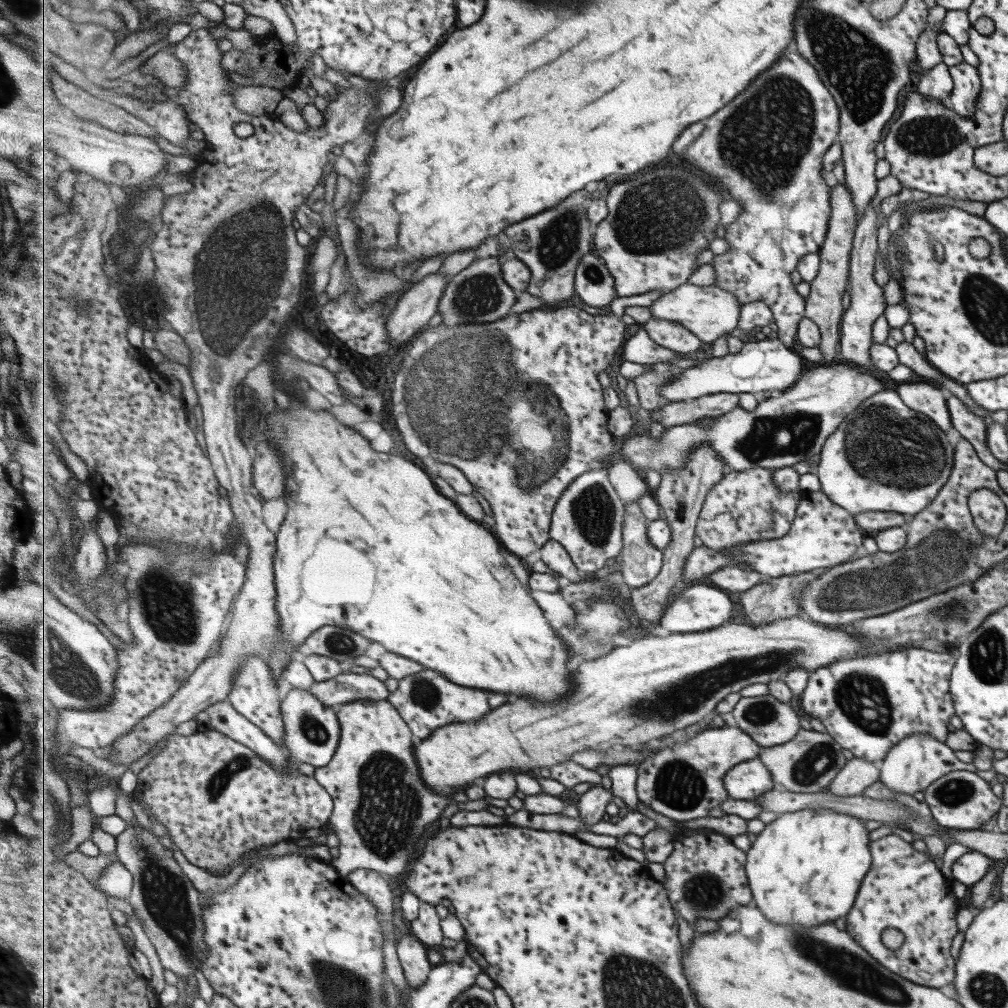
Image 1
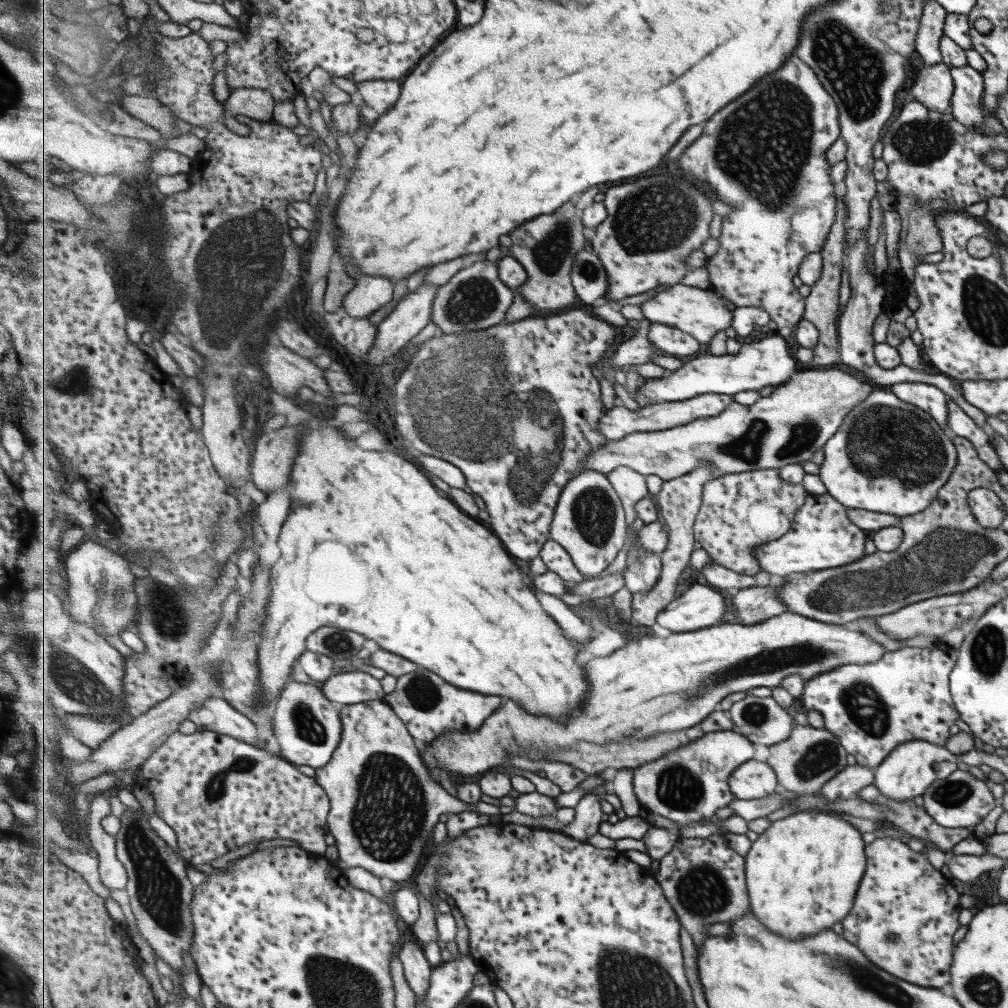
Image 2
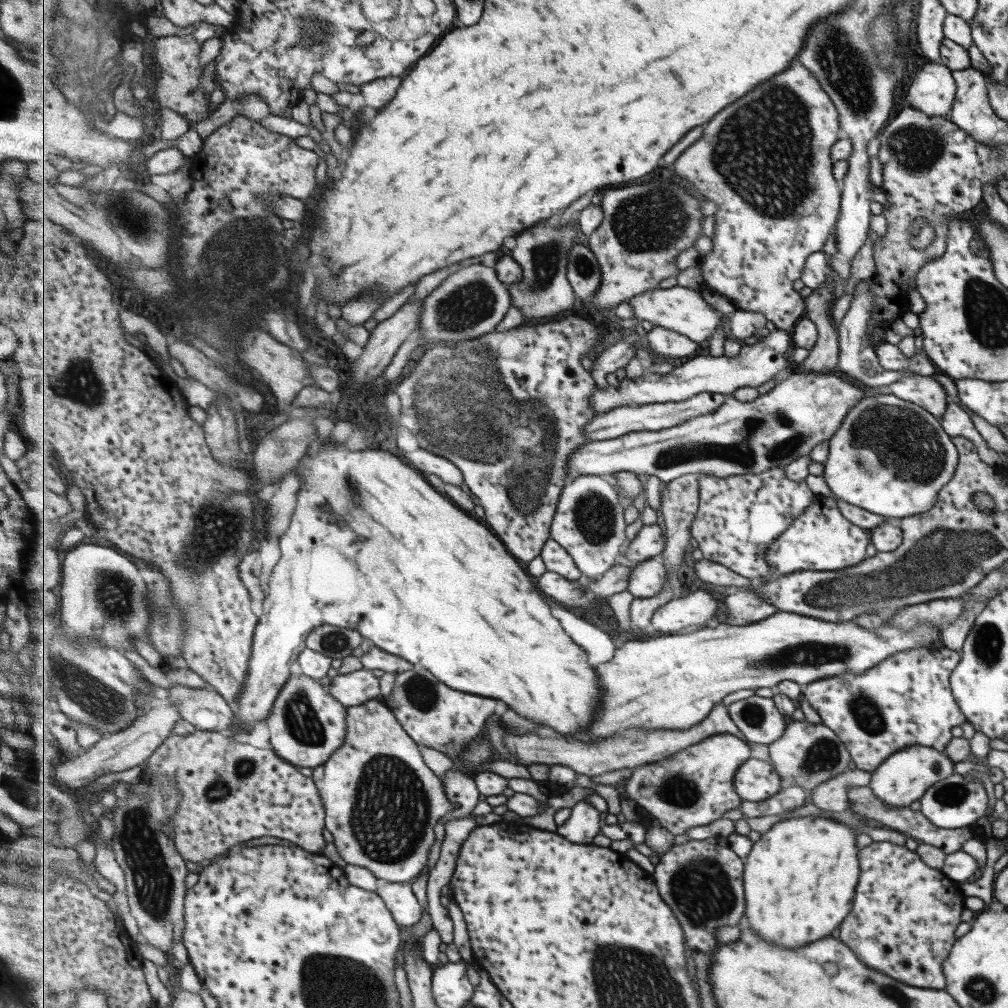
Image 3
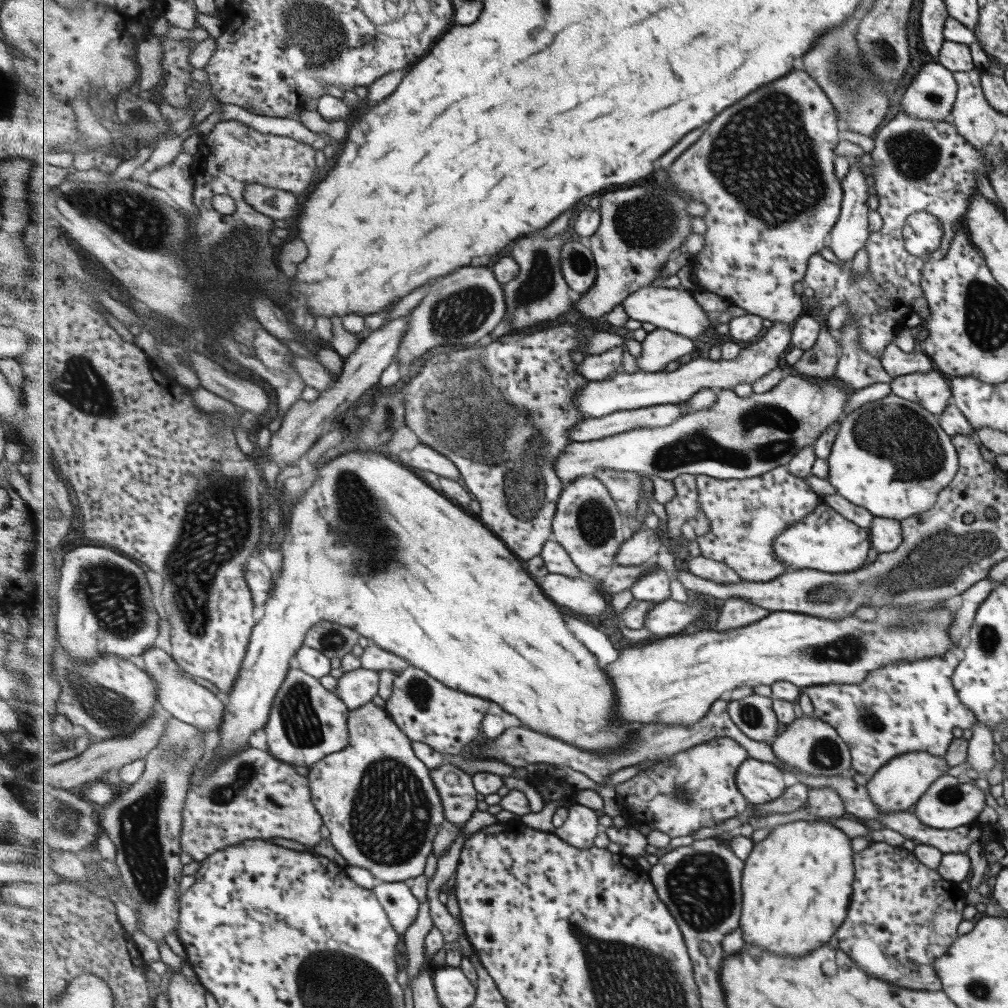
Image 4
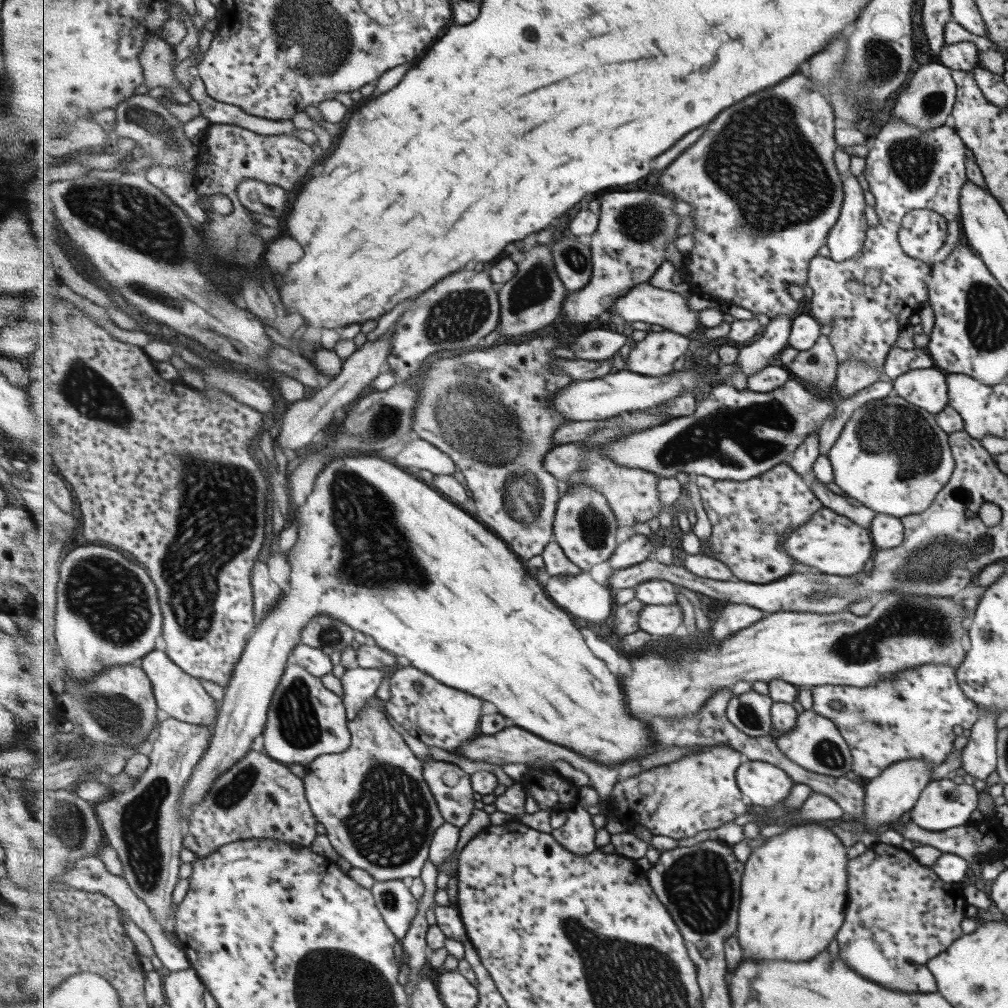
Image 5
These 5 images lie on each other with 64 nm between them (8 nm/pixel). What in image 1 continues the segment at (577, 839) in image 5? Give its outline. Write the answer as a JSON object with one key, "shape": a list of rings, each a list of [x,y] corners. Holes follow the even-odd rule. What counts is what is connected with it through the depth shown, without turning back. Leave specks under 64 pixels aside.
{"shape":[[[597,783],[589,792],[580,795],[577,808],[580,811],[579,817],[583,820],[583,826],[591,826],[603,820],[607,814],[607,804],[613,800],[613,790],[603,788],[602,784]]]}

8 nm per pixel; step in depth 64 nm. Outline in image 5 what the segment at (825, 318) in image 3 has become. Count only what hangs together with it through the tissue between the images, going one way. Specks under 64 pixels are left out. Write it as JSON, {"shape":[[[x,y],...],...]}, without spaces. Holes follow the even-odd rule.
{"shape":[[[819,335],[807,351],[799,351],[787,369],[809,389],[829,395],[835,380],[835,351],[829,338]]]}

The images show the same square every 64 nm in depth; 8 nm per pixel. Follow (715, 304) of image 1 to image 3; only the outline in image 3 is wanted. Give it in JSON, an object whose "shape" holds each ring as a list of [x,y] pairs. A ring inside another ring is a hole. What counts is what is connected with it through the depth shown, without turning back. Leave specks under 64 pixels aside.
{"shape":[[[683,286],[651,289],[630,299],[629,304],[633,307],[635,319],[638,322],[647,321],[653,326],[663,326],[663,328],[675,330],[679,334],[685,334],[692,338],[695,342],[707,340],[709,336],[715,334],[717,329],[722,327],[721,317],[723,314],[711,308],[697,290]]]}

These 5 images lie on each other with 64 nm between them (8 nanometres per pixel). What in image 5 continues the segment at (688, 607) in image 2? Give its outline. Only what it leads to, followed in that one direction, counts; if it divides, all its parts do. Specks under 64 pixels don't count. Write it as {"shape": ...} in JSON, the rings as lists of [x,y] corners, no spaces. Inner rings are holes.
{"shape":[[[679,604],[645,605],[639,615],[641,630],[658,638],[669,638],[680,633],[683,624],[683,612]]]}

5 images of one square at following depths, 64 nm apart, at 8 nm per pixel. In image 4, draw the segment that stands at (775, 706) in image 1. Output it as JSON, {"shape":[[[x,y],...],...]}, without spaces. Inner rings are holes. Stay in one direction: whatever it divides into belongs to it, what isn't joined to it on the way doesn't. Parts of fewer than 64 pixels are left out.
{"shape":[[[753,692],[741,699],[730,701],[728,712],[733,722],[749,738],[758,741],[772,742],[783,730],[771,697]]]}

